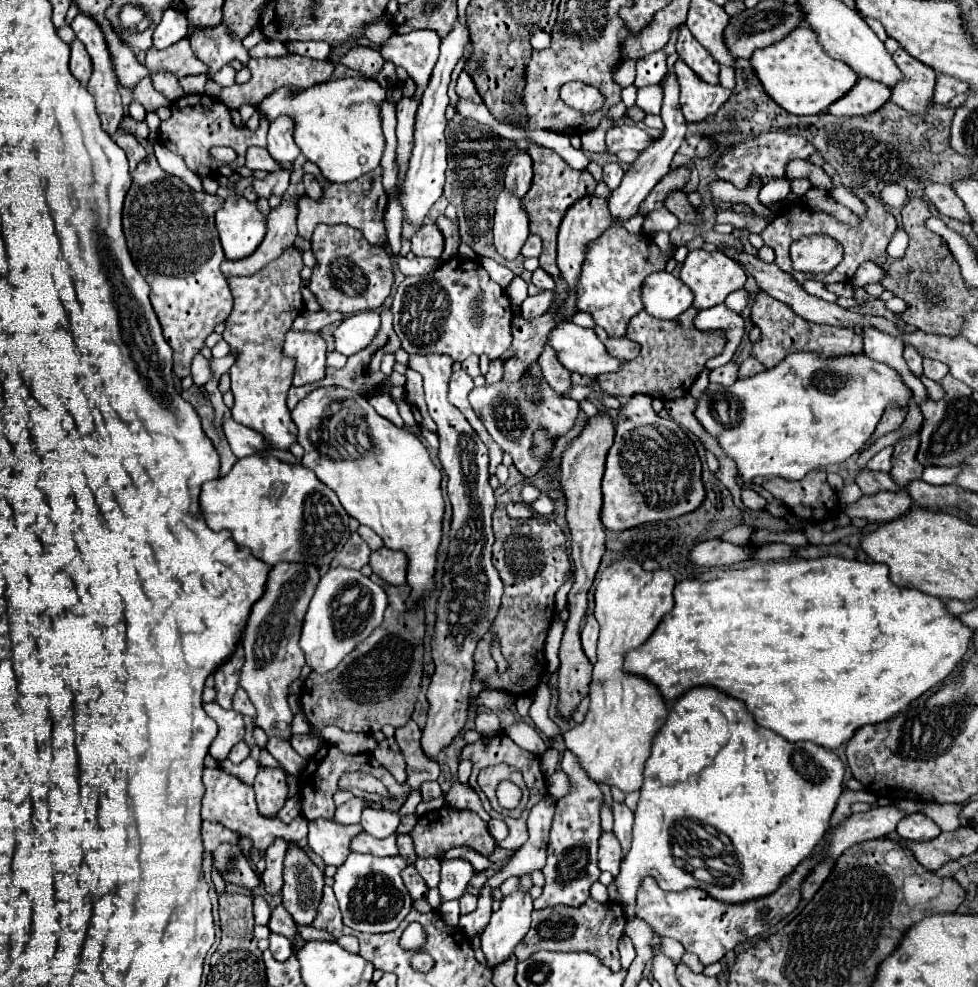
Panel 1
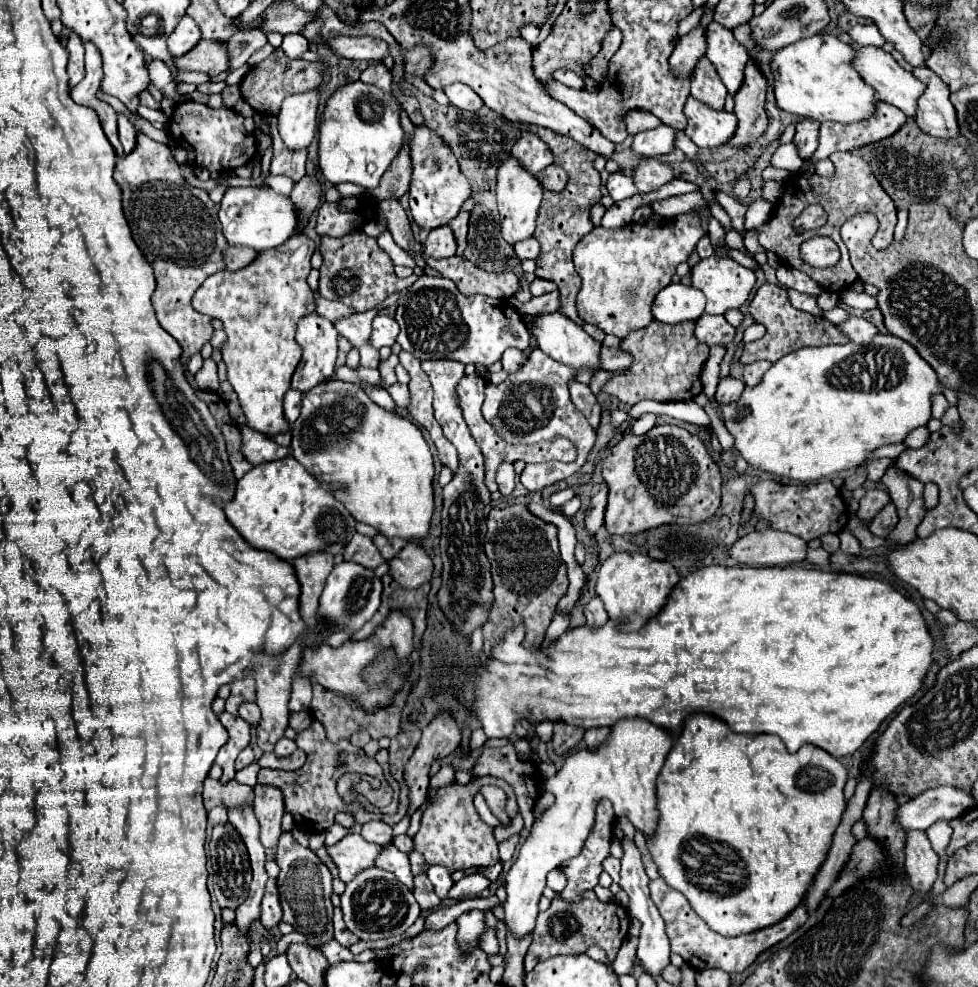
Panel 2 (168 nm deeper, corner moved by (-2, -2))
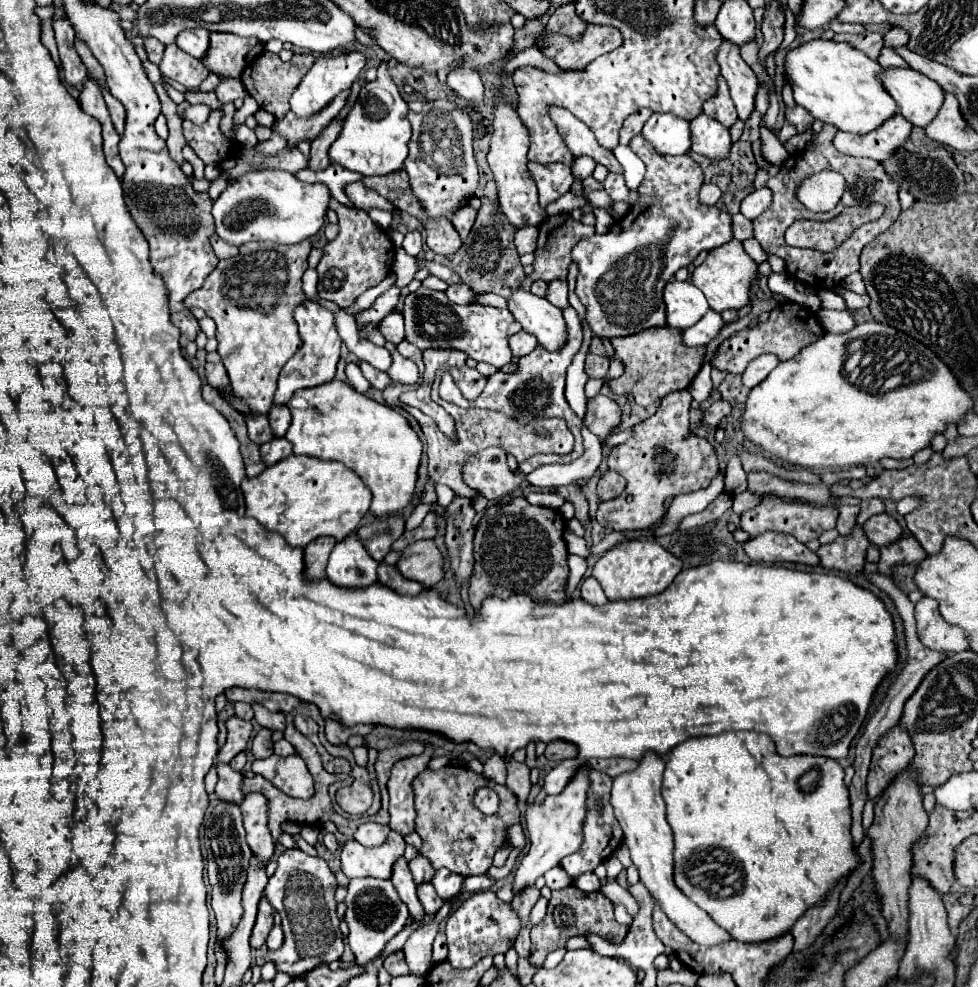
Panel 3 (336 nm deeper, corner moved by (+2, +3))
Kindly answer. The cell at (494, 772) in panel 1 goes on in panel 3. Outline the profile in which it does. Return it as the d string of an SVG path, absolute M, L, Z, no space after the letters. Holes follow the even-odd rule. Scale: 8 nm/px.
M446 766L440 770L424 770L416 780L416 832L422 838L420 854L430 860L434 868L448 868L462 876L484 874L490 864L494 852L506 842L506 822L518 824L520 812L516 806L516 796L500 784L476 774L464 766ZM488 784L496 788L500 796L500 808L494 816L486 816L478 812L472 804L472 796L476 788Z

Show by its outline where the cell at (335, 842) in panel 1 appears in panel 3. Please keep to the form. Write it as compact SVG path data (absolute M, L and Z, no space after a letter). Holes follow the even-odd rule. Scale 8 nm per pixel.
M390 830L384 844L376 848L366 848L358 844L356 840L348 840L342 846L342 872L348 878L360 878L360 876L374 876L374 878L390 878L392 864L396 862L396 856L402 856L404 852L404 838Z

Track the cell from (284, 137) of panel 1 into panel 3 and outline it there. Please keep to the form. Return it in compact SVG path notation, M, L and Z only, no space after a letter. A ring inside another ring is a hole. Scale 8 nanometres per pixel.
M358 52L318 58L314 62L314 66L308 70L308 74L302 78L298 88L292 92L292 96L290 96L290 110L298 118L308 118L308 116L314 116L314 114L322 112L340 92L344 92L344 90L348 90L352 86L352 82L360 76L364 66L366 66L366 58L362 54L358 54Z

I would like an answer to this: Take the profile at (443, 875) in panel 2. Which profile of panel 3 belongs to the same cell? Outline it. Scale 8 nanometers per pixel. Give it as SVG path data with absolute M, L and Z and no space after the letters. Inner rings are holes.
M438 868L434 878L432 878L432 886L436 888L438 896L444 900L450 900L454 894L460 892L464 878L456 872L448 872L448 868Z

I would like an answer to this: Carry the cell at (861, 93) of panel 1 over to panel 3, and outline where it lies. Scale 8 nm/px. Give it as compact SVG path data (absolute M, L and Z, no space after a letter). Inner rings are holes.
M898 112L876 130L862 136L838 130L832 144L842 154L872 158L872 160L882 162L888 156L892 156L892 152L908 138L910 130L912 130L912 124Z

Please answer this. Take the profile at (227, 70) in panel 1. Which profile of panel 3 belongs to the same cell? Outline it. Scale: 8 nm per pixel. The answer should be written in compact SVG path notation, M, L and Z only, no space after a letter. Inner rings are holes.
M168 44L164 50L164 58L160 62L160 72L166 80L172 80L184 88L198 88L198 84L208 76L208 70L200 60L188 56L176 44Z

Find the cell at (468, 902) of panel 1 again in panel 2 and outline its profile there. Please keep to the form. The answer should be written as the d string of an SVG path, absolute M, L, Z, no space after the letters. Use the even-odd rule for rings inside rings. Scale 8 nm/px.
M466 911L462 913L458 919L456 919L456 925L458 925L458 945L460 945L460 951L464 955L472 953L472 947L476 949L478 943L480 943L480 937L486 929L486 919L484 919L484 911Z

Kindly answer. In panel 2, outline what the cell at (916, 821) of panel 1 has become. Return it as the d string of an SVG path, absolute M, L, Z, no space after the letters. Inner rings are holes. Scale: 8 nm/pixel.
M908 831L904 855L904 869L914 893L930 893L938 875L938 855L934 853L924 831Z

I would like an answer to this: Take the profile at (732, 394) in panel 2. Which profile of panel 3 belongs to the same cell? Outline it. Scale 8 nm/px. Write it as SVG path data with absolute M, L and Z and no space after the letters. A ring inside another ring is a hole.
M720 398L720 400L716 400L708 410L706 410L706 414L704 414L704 422L708 424L708 426L716 426L722 418L726 418L728 414L732 412L732 404L728 402L728 400L724 400L724 398Z

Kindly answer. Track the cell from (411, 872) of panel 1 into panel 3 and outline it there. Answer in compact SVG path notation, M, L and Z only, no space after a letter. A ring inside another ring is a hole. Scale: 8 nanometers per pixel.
M430 882L418 884L418 898L420 898L422 906L424 906L424 912L428 912L428 914L438 912L440 906L442 906L442 902L444 902L444 900L436 894L436 890L434 890L434 886L432 886Z

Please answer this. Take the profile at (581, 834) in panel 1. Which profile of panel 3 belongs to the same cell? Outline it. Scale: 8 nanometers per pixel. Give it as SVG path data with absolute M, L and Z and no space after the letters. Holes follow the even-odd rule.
M590 770L590 780L592 780L592 786L590 786L590 792L588 792L588 814L586 814L586 820L584 820L584 842L582 842L582 848L576 854L566 856L562 860L562 868L566 870L566 874L572 880L576 880L584 872L594 872L594 868L600 862L604 862L604 858L610 856L622 844L622 828L620 828L618 820L614 818L612 806L608 802L610 788L612 788L612 778L608 774L604 774L604 772Z

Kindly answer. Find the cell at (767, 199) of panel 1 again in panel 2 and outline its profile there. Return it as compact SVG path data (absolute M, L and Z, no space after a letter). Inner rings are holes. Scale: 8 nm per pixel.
M784 143L778 147L778 151L774 153L772 157L772 165L778 167L778 169L784 169L784 167L796 167L800 169L802 167L802 159L798 155L798 149L794 143Z

